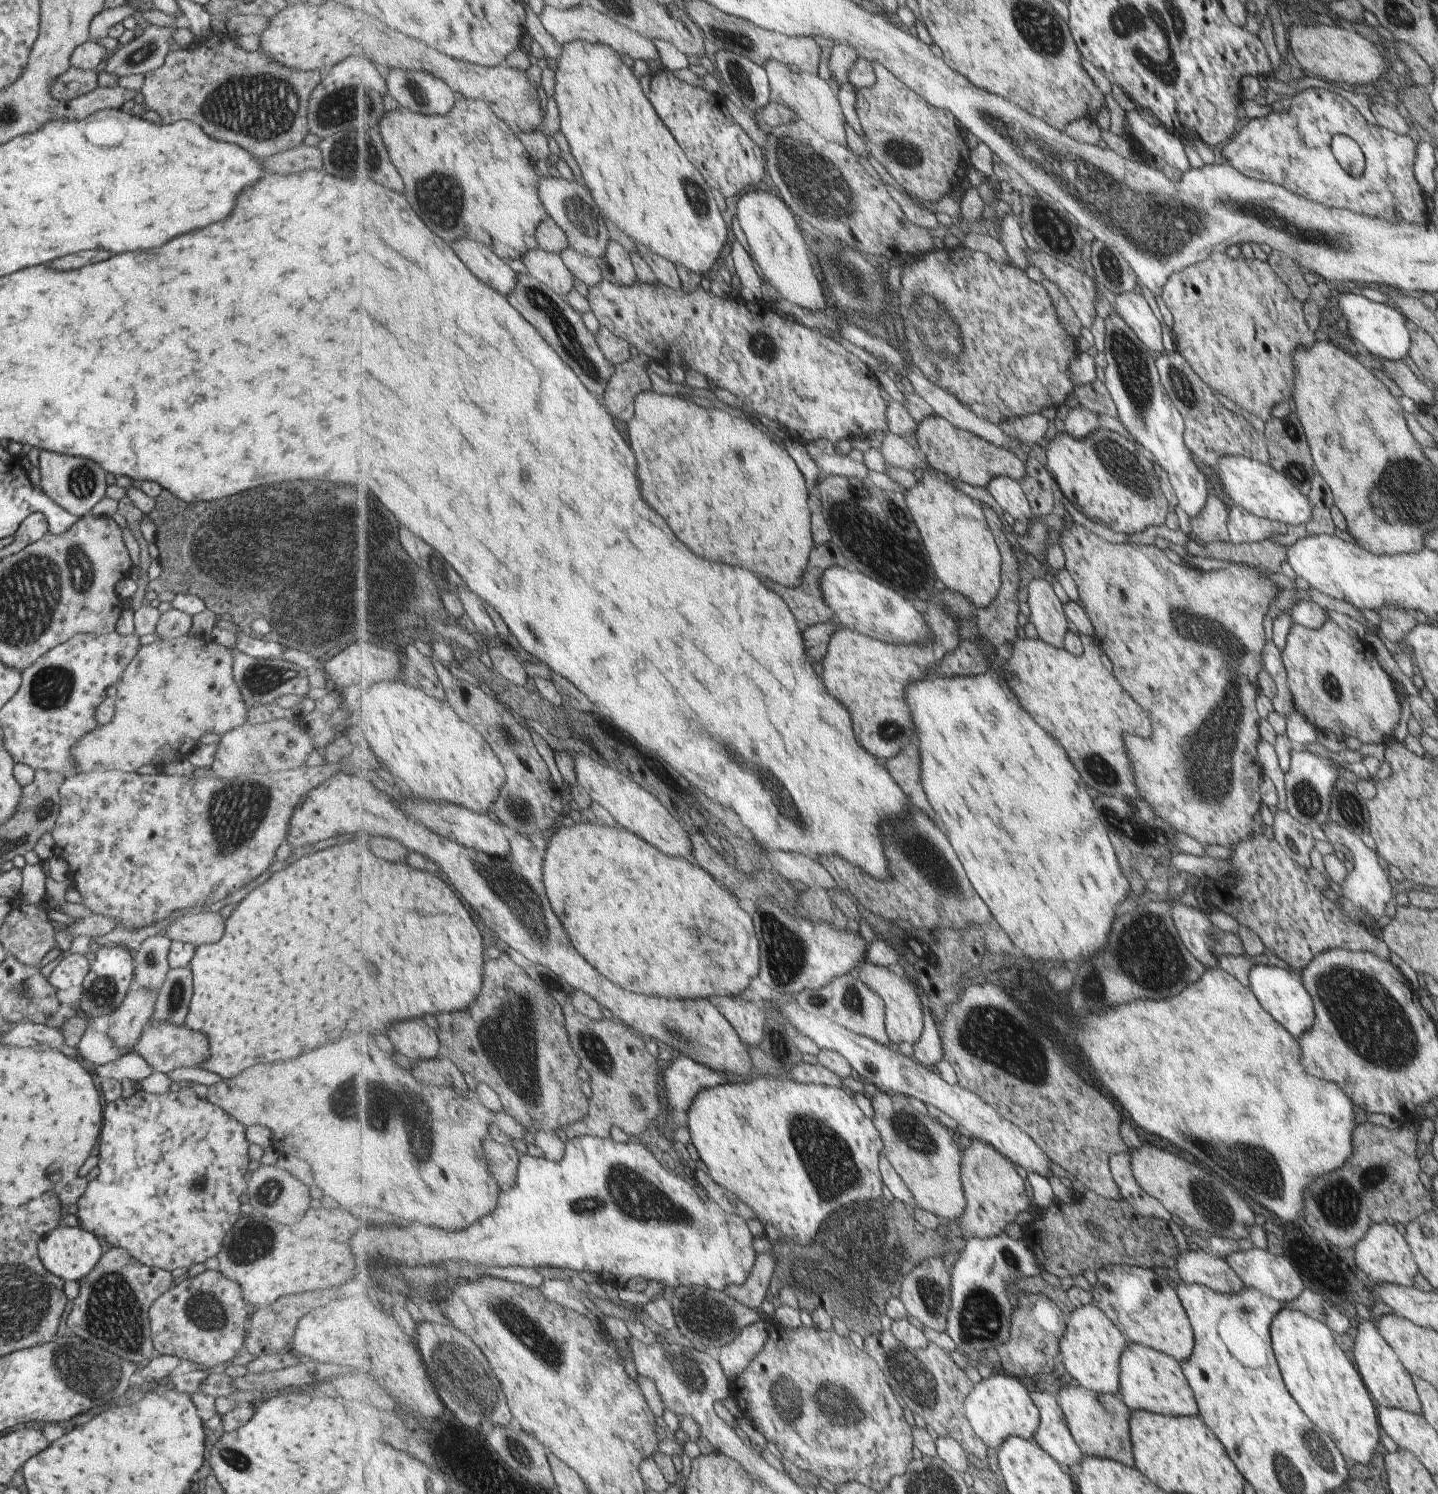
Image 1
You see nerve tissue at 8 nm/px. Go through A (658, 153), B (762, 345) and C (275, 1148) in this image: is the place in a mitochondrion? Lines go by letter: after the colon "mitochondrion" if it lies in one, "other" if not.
A: other
B: mitochondrion
C: other

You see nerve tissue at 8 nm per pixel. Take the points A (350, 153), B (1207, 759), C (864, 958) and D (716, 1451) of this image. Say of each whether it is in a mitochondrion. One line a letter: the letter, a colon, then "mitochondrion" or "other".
A: mitochondrion
B: mitochondrion
C: other
D: other

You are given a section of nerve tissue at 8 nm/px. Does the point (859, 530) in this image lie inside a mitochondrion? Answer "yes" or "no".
yes

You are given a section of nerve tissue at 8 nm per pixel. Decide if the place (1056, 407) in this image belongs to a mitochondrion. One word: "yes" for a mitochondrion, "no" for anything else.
no

